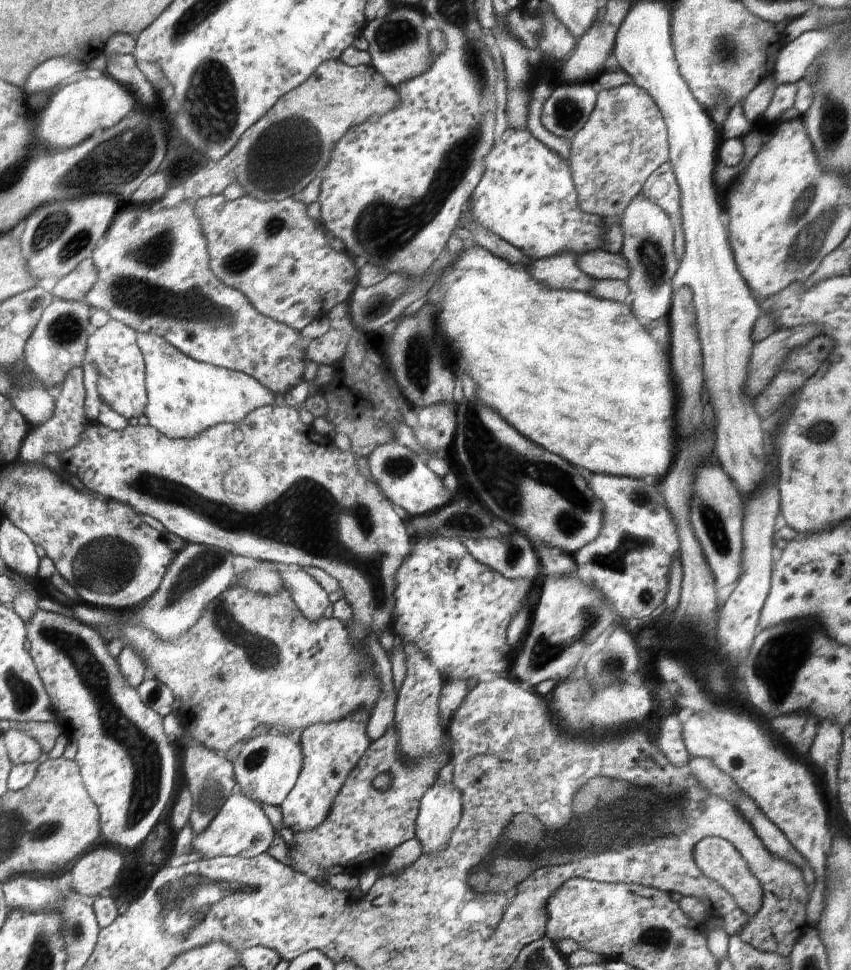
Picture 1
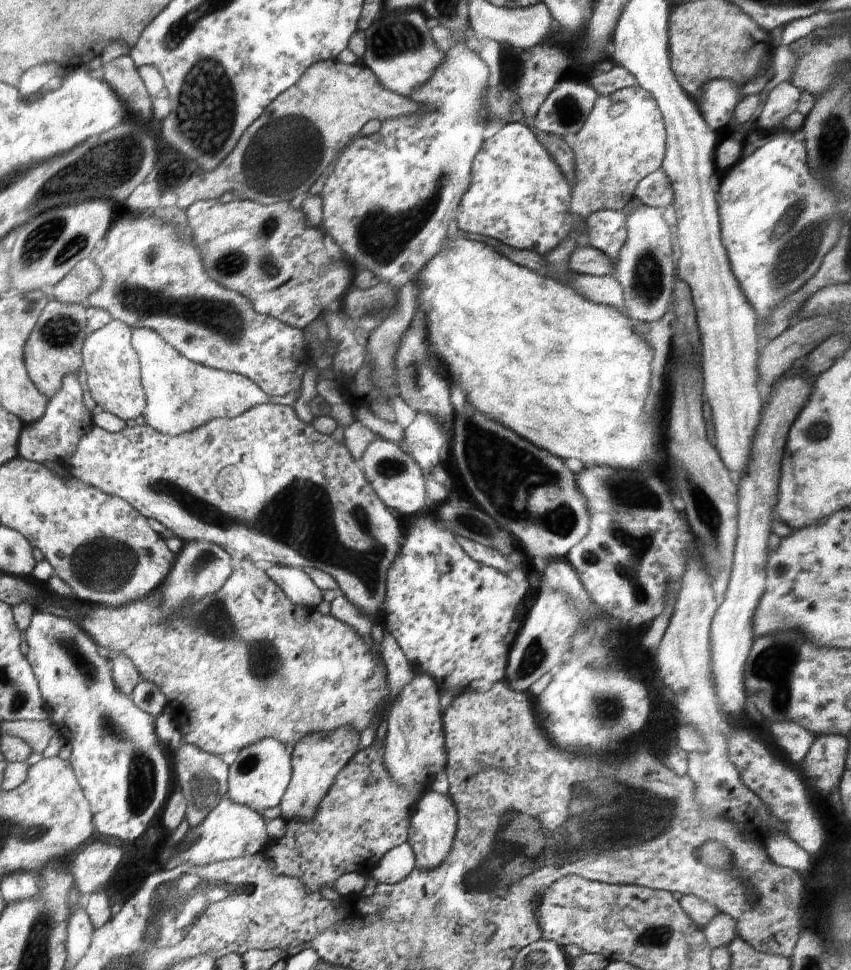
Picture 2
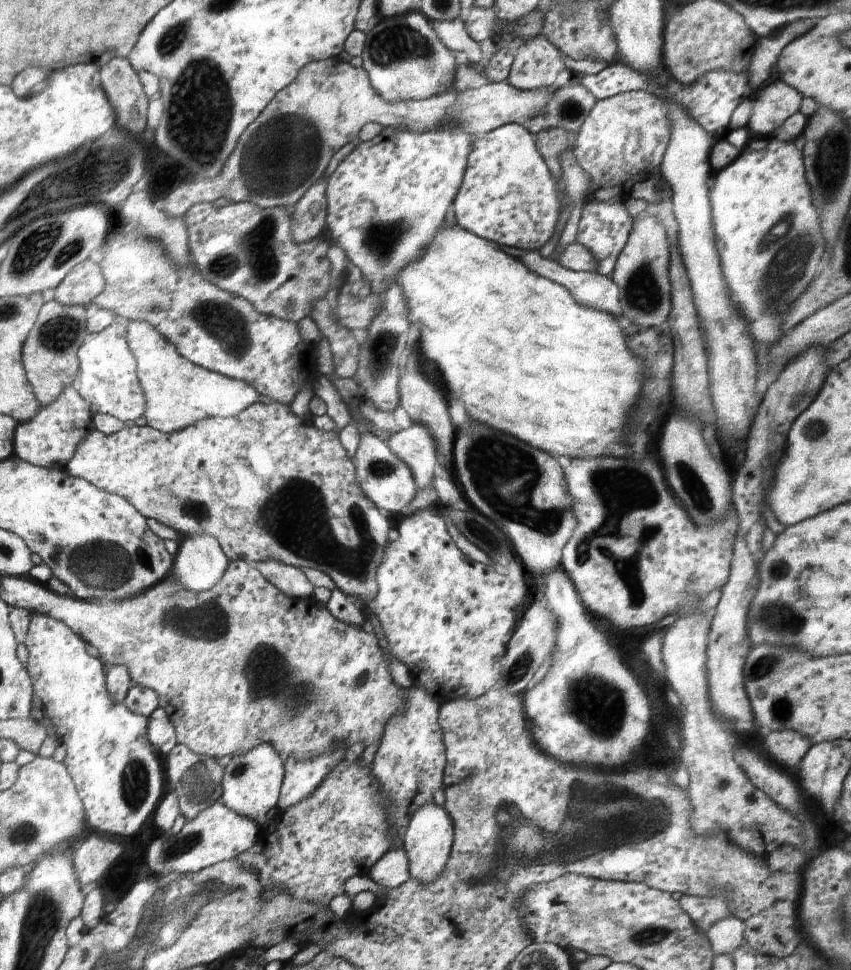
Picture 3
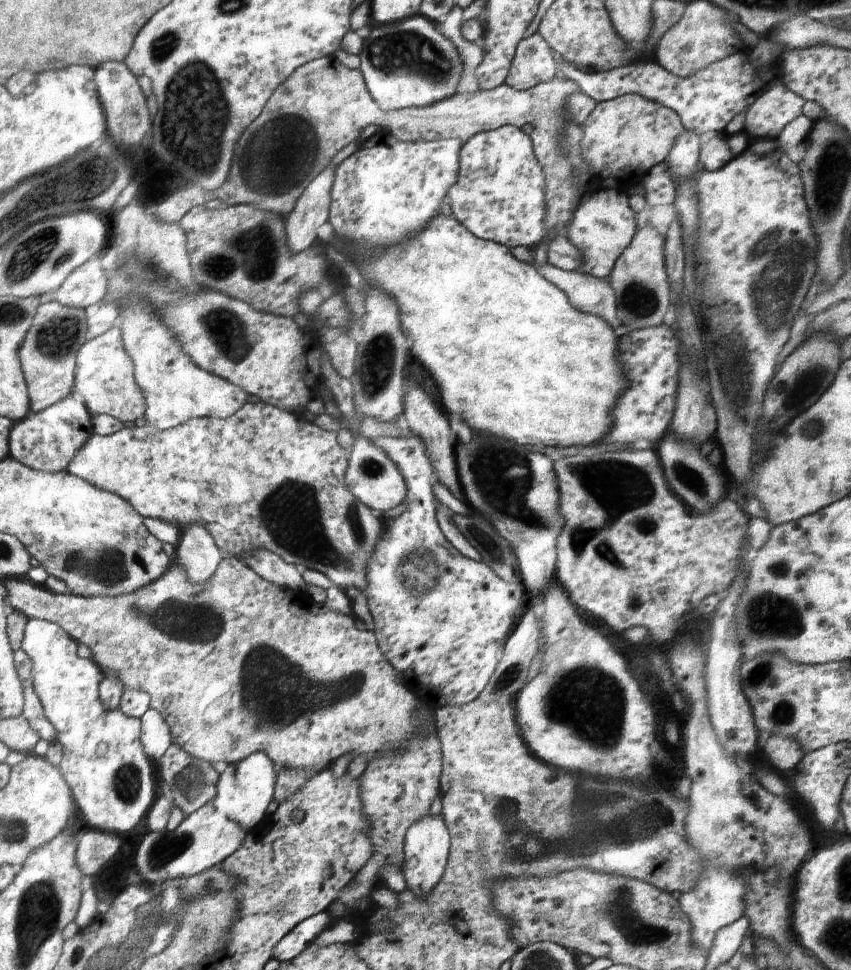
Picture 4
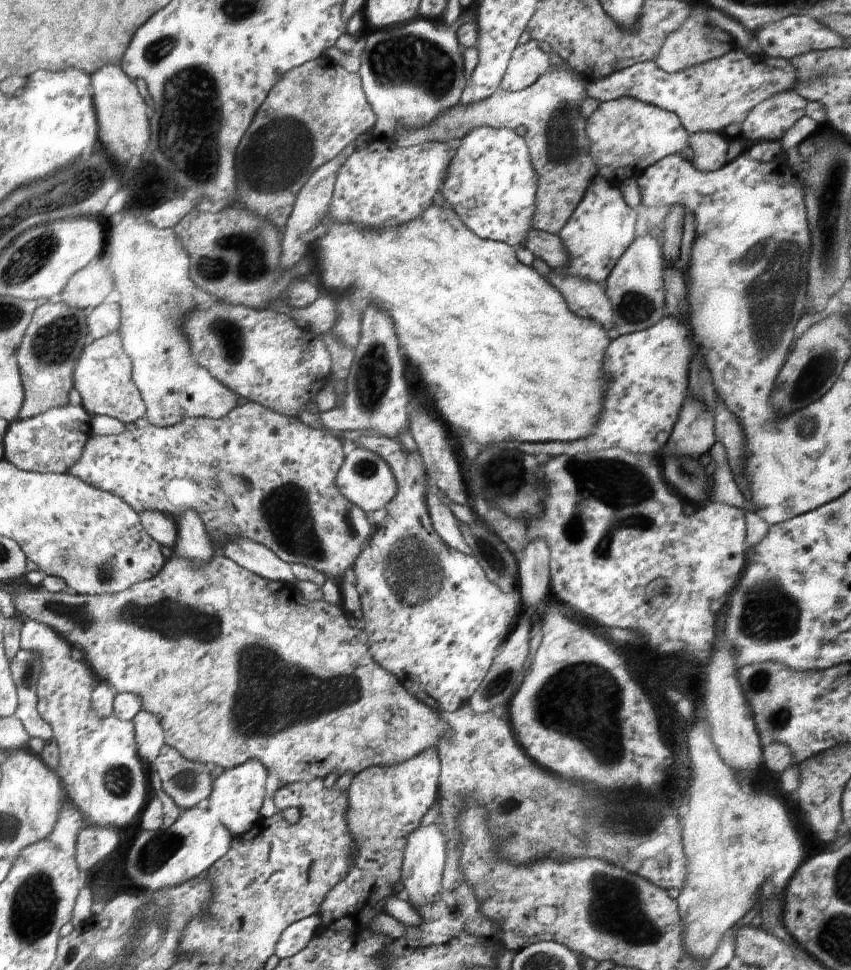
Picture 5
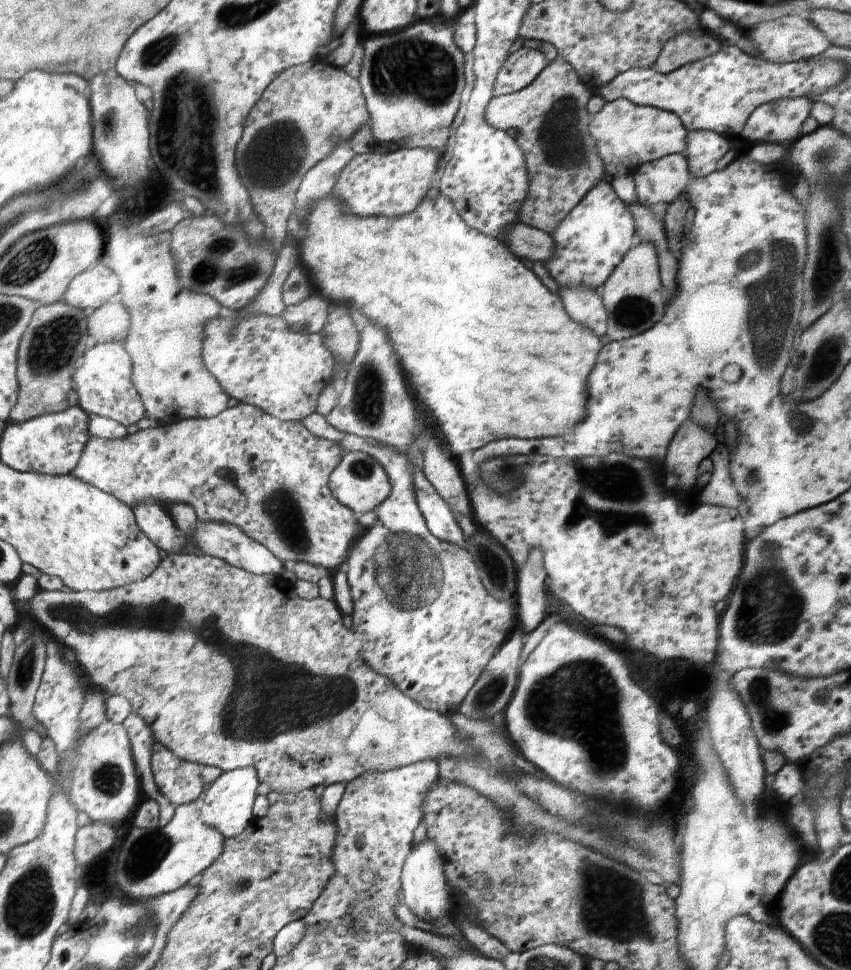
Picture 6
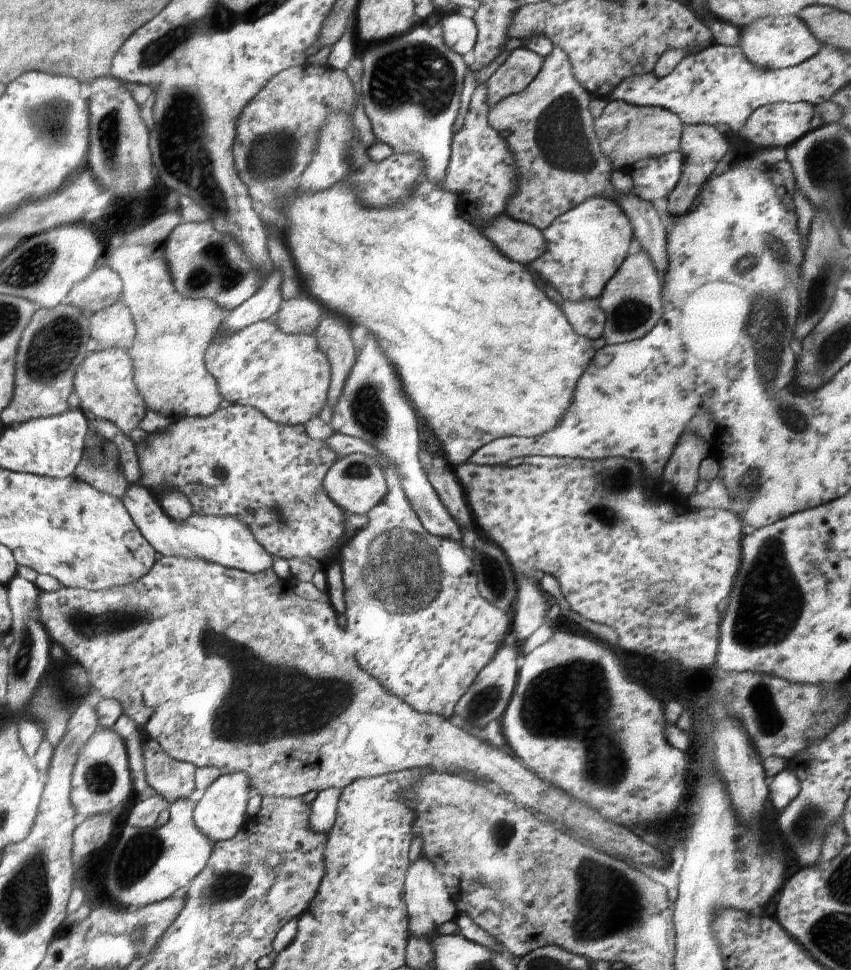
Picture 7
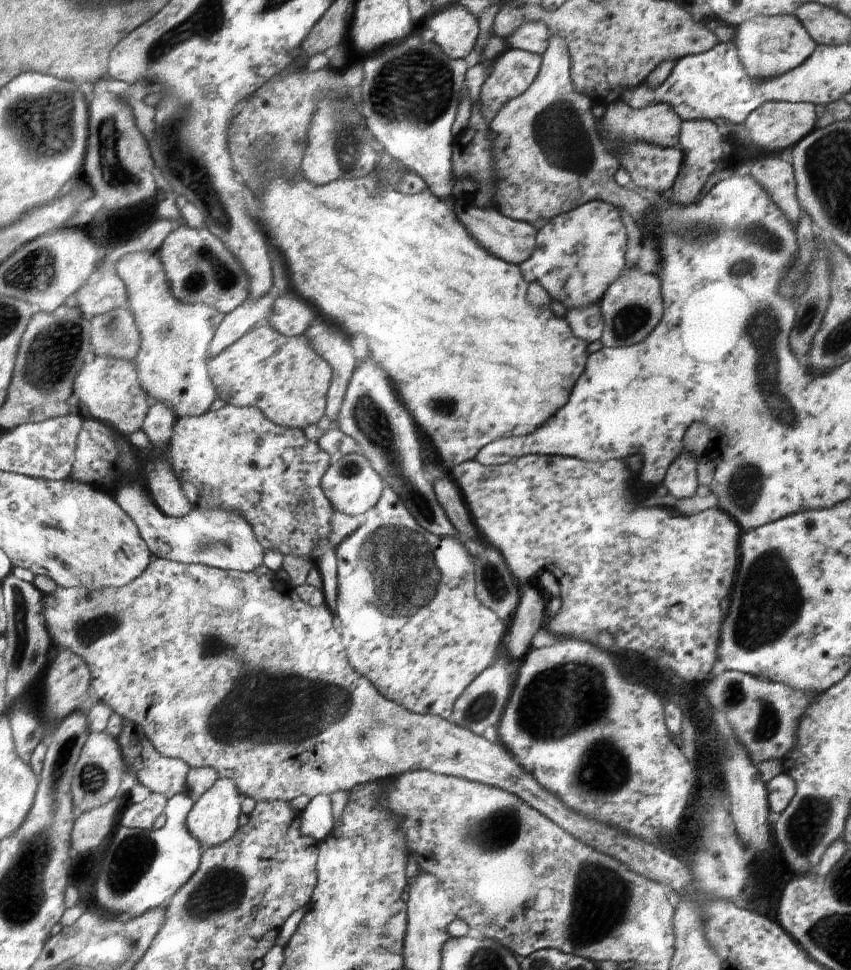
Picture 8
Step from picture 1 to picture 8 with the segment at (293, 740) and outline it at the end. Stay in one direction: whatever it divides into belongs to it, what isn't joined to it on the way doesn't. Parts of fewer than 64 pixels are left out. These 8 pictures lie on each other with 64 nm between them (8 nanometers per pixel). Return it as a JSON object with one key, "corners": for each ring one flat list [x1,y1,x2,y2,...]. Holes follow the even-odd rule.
{"corners":[[232,778,218,779,218,782,197,800,196,806,189,814,189,827,192,836,197,836,205,849,217,847,232,840,244,820,242,813,244,798,245,796,242,796]]}

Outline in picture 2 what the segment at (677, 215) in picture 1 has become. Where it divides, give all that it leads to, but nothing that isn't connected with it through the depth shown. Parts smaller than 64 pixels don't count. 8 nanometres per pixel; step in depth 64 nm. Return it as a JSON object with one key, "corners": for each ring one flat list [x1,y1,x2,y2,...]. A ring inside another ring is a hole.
{"corners":[[662,167,641,181,636,198,644,205,663,210,673,206,675,193,671,179]]}

